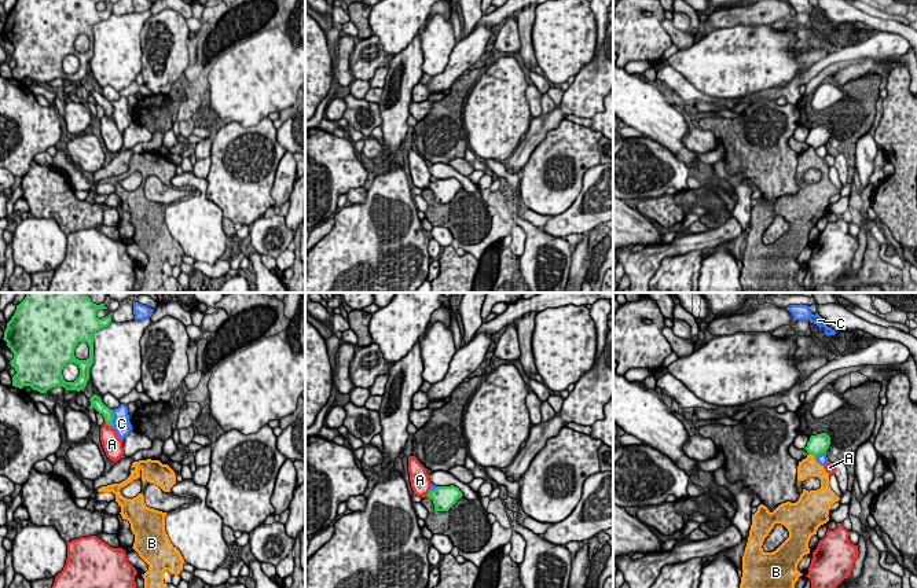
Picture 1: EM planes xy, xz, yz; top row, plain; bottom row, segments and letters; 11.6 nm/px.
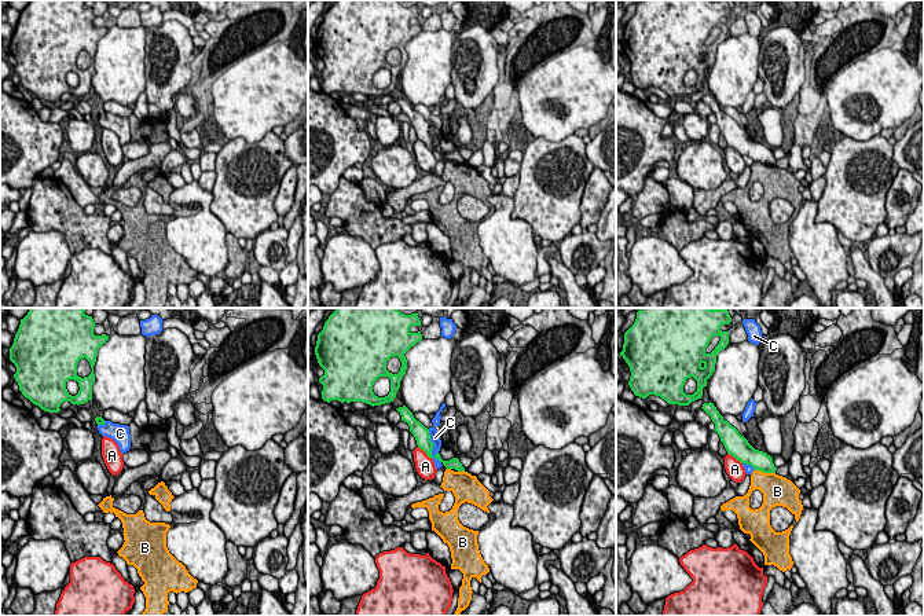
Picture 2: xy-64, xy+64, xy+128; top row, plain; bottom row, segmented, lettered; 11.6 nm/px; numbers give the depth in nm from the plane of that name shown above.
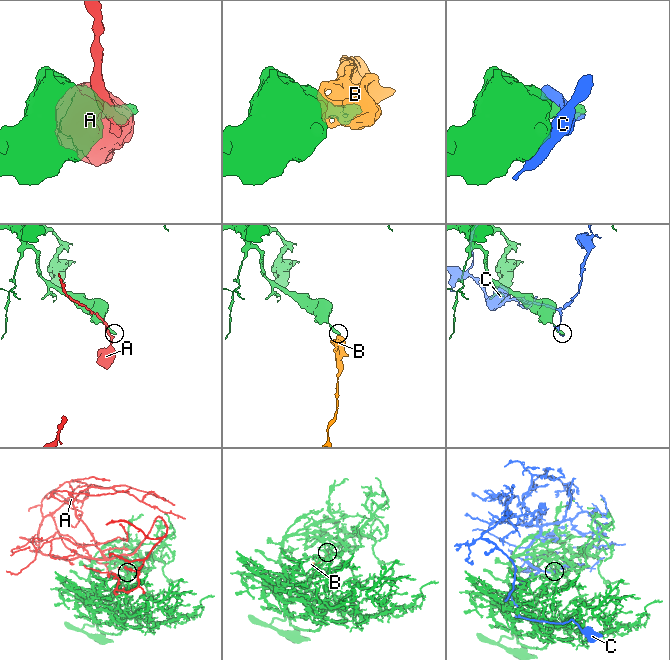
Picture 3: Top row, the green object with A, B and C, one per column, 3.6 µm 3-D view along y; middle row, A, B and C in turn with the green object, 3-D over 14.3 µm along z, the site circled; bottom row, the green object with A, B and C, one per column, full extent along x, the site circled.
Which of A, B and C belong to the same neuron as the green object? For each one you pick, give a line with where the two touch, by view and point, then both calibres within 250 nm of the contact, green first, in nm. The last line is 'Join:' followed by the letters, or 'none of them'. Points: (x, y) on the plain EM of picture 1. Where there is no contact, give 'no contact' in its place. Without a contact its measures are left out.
Join: none of them

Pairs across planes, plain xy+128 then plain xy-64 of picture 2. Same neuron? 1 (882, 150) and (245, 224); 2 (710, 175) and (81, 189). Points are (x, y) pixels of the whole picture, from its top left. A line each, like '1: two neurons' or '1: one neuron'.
1: one neuron
2: two neurons

